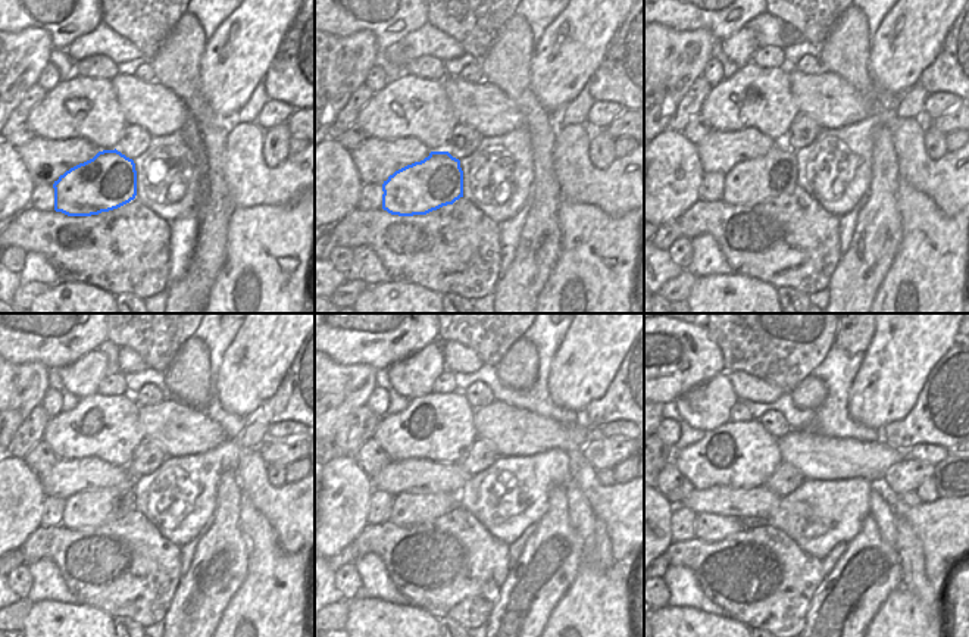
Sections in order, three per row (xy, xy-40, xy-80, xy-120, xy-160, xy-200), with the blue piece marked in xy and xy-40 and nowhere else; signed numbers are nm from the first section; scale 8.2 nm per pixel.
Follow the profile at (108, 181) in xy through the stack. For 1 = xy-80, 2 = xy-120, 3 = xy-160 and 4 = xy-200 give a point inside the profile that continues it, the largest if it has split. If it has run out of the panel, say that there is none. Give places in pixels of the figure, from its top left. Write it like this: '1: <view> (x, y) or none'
1: xy-80 (774, 174)
2: xy-120 (96, 506)
3: xy-160 (408, 509)
4: xy-200 (709, 527)

